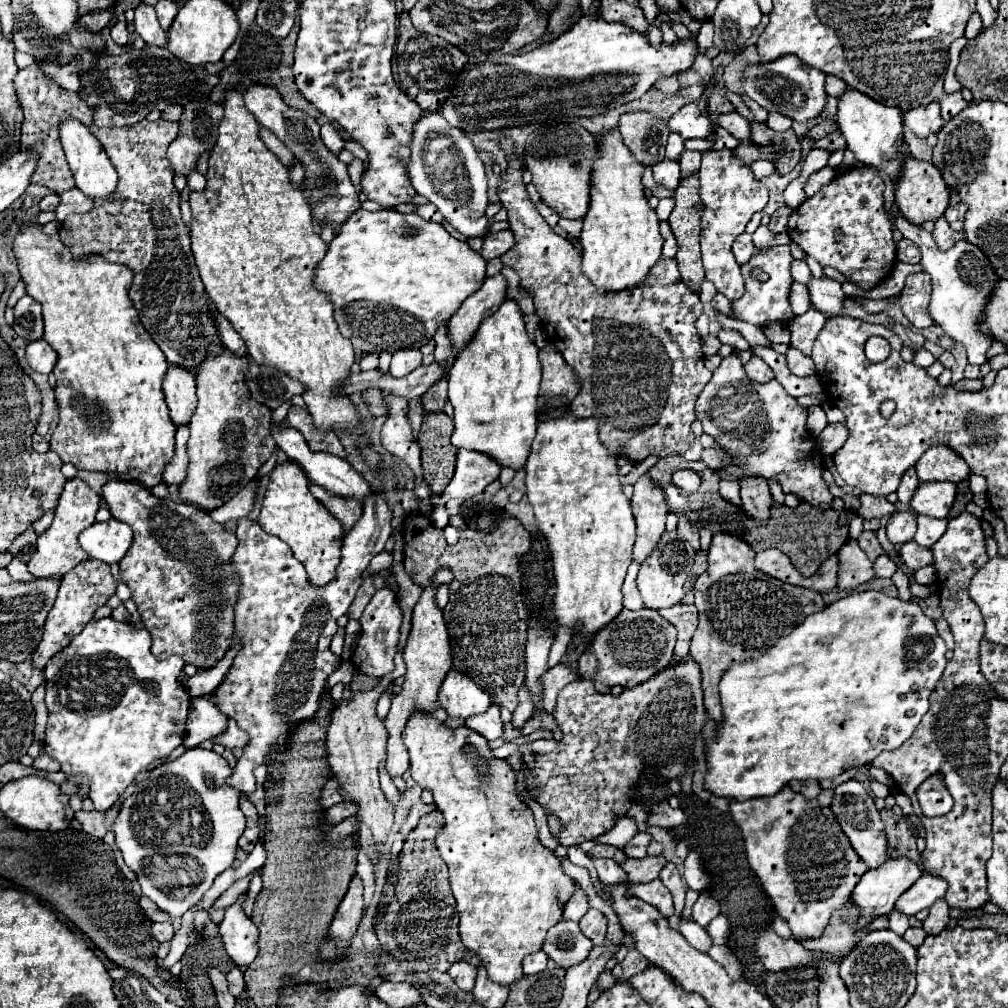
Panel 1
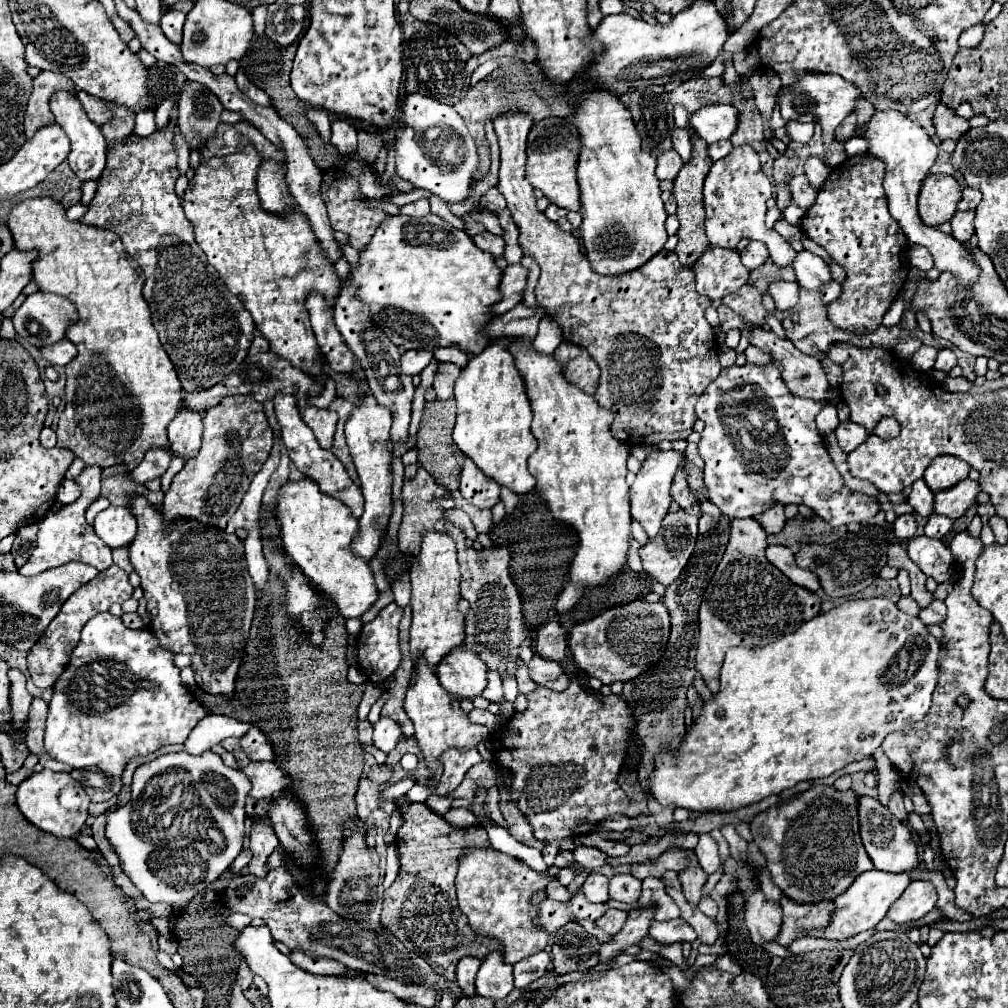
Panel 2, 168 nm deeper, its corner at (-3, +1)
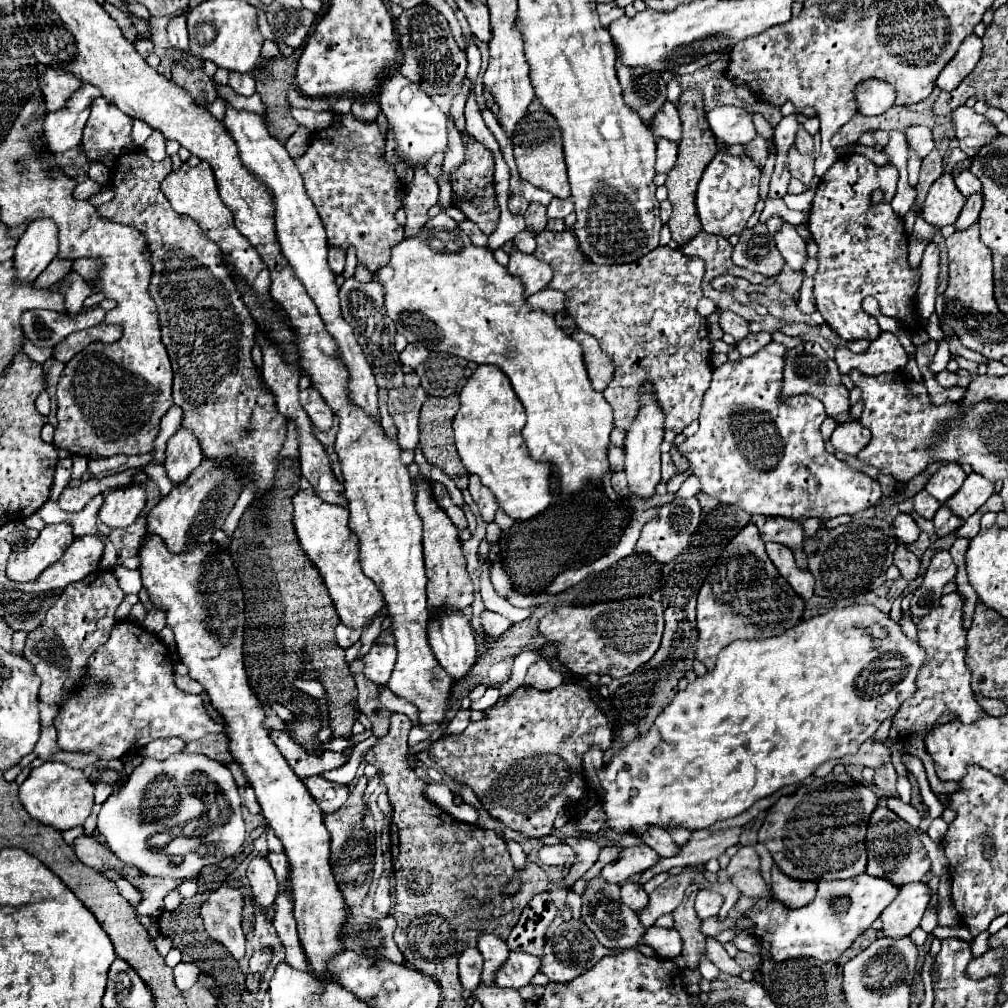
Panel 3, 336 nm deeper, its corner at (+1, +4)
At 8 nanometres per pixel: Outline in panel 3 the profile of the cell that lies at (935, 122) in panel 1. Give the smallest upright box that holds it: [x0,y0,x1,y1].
[953,106,999,158]

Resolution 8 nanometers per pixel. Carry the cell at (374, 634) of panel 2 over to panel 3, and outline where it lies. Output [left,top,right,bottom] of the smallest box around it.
[361,644,397,686]

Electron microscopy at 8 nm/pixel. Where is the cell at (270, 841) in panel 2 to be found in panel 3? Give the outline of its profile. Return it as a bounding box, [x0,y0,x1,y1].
[247,858,277,914]

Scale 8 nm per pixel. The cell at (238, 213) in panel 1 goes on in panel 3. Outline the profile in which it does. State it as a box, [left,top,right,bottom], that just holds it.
[161,162,273,306]

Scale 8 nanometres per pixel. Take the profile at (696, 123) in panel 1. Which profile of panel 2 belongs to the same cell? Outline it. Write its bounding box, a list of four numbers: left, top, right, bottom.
[689,105,737,143]

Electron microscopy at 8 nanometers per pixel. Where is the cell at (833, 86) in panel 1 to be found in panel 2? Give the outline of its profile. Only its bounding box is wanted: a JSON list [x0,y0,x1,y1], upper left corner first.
[853,97,875,135]

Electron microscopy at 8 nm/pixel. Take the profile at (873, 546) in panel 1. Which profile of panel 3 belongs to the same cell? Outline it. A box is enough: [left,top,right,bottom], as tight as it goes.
[895,544,919,582]

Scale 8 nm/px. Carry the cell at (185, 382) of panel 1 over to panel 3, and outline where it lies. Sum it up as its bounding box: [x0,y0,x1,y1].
[165,428,203,484]

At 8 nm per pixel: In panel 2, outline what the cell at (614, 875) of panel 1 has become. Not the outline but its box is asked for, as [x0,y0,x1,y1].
[609,873,641,905]

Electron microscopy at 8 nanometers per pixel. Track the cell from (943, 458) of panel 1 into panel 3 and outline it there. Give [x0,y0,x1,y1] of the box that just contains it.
[925,462,967,504]

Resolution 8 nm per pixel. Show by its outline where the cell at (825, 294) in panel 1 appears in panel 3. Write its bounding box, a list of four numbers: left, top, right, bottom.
[775,222,807,270]

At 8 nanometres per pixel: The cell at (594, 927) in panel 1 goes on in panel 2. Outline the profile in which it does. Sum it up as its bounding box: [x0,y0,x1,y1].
[595,909,627,935]

